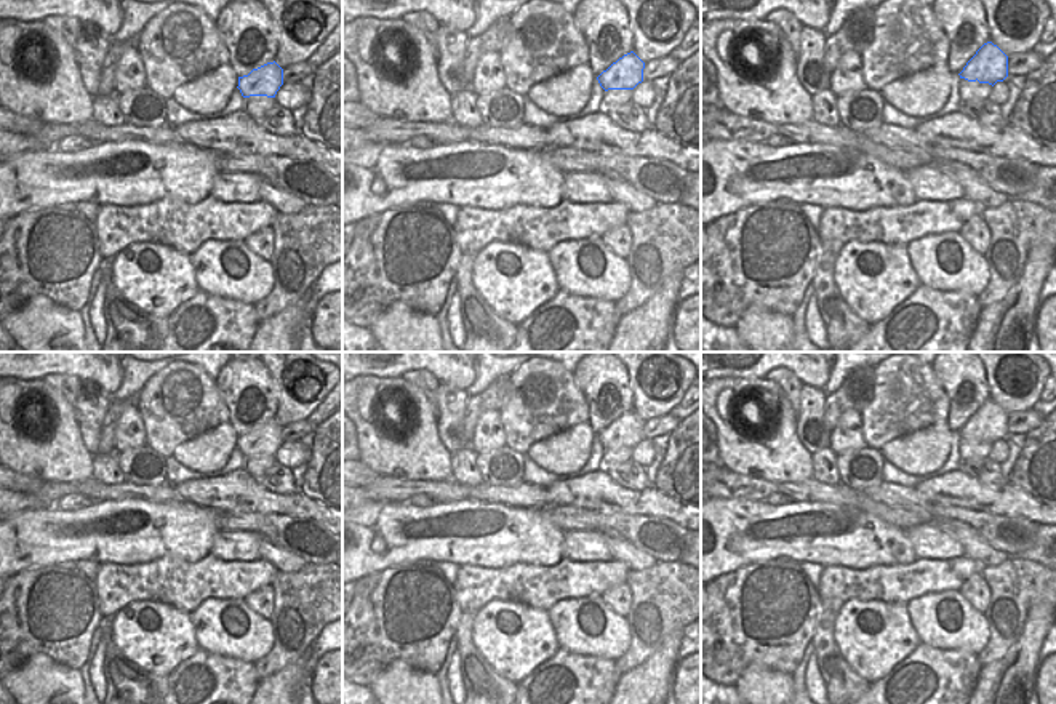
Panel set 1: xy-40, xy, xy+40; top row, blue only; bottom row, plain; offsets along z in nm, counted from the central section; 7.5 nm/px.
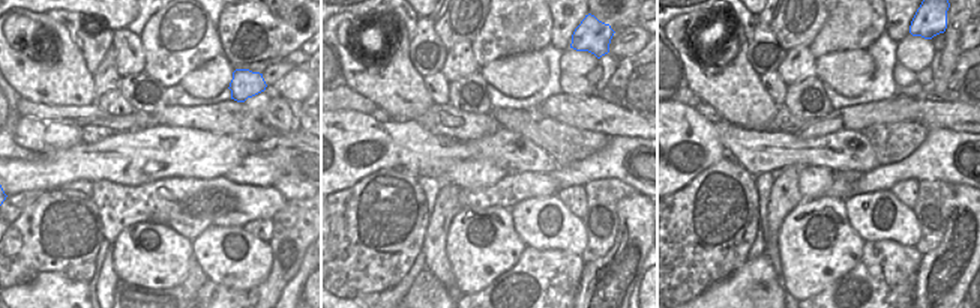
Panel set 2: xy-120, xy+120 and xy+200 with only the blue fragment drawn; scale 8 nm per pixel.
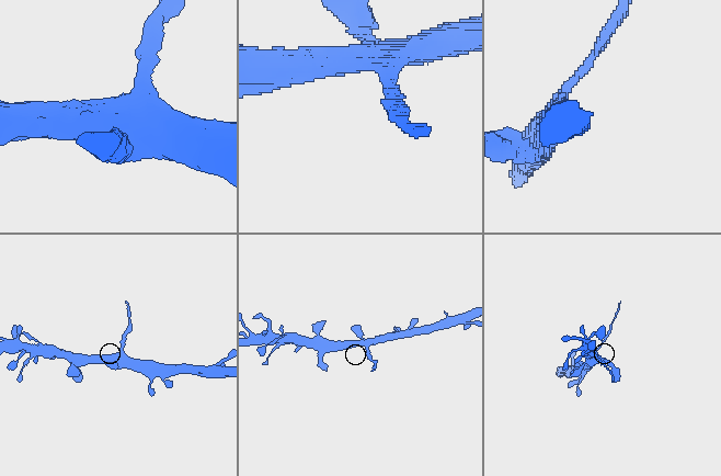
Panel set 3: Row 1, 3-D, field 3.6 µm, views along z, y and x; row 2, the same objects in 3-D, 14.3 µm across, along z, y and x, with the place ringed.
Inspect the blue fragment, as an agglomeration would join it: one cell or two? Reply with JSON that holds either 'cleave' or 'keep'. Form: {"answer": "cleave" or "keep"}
{"answer": "cleave"}

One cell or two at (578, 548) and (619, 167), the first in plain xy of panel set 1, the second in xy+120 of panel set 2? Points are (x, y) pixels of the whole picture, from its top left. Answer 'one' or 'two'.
two

